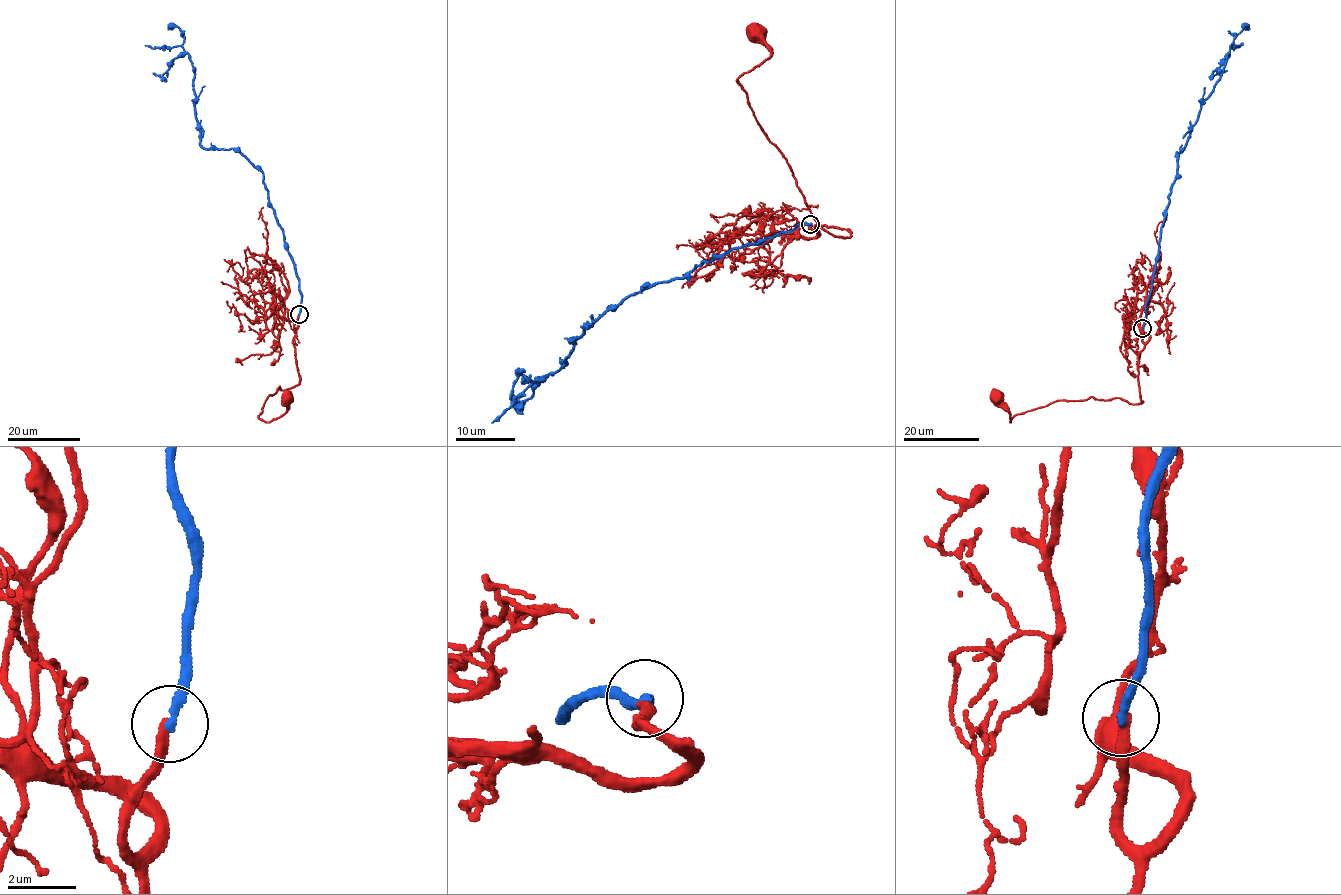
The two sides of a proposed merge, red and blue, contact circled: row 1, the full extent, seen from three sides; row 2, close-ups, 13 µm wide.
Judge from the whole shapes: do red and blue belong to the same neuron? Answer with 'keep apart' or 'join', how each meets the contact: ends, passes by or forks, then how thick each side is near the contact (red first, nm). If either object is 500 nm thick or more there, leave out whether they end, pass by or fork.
keep apart | red ends | blue ends | 300/260 nm

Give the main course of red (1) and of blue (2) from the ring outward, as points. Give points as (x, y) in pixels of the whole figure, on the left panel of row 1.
1: (298, 314), (293, 343), (299, 383), (280, 386), (269, 396), (259, 418), (269, 421), (285, 412), (285, 390)
2: (299, 314), (299, 277), (262, 172), (232, 148), (201, 145), (189, 56), (177, 56), (162, 76), (154, 73)

